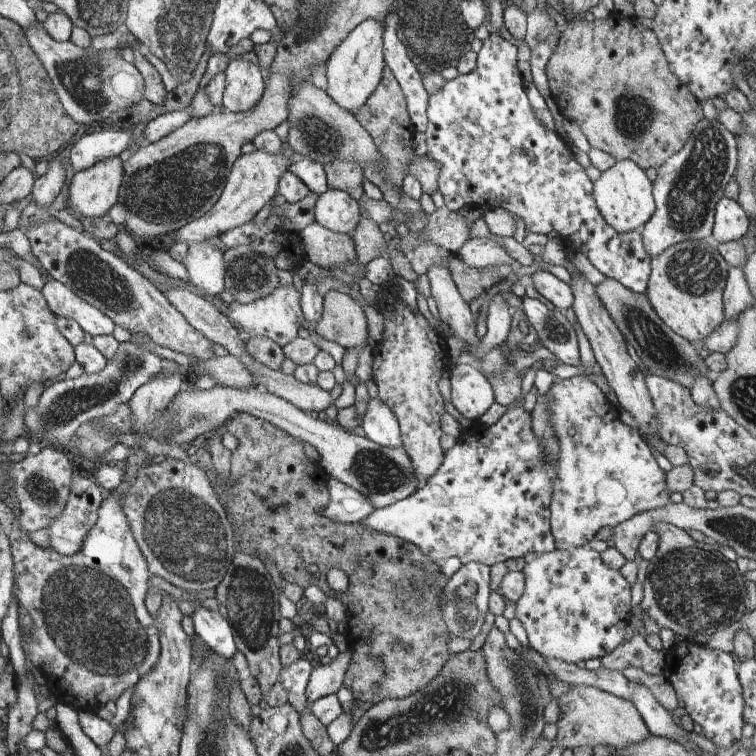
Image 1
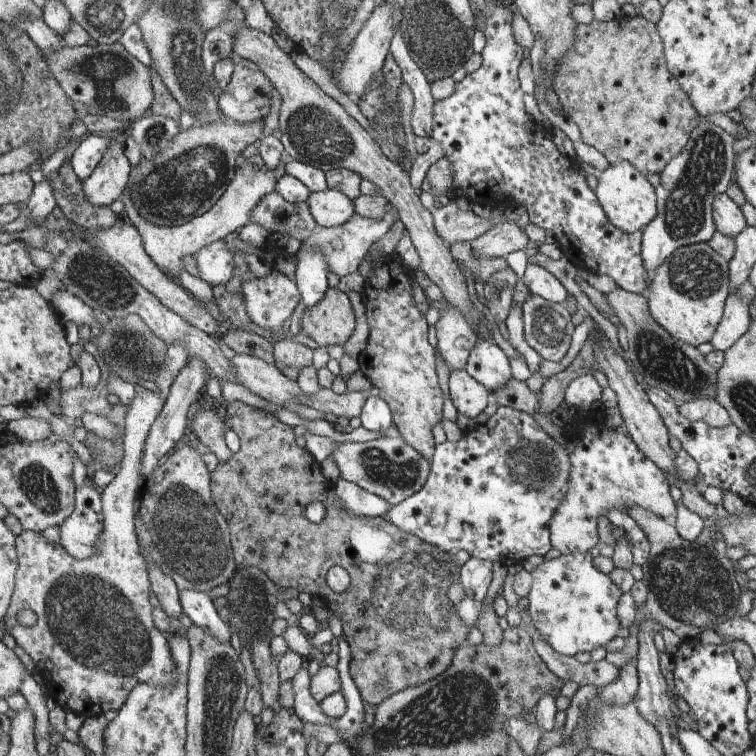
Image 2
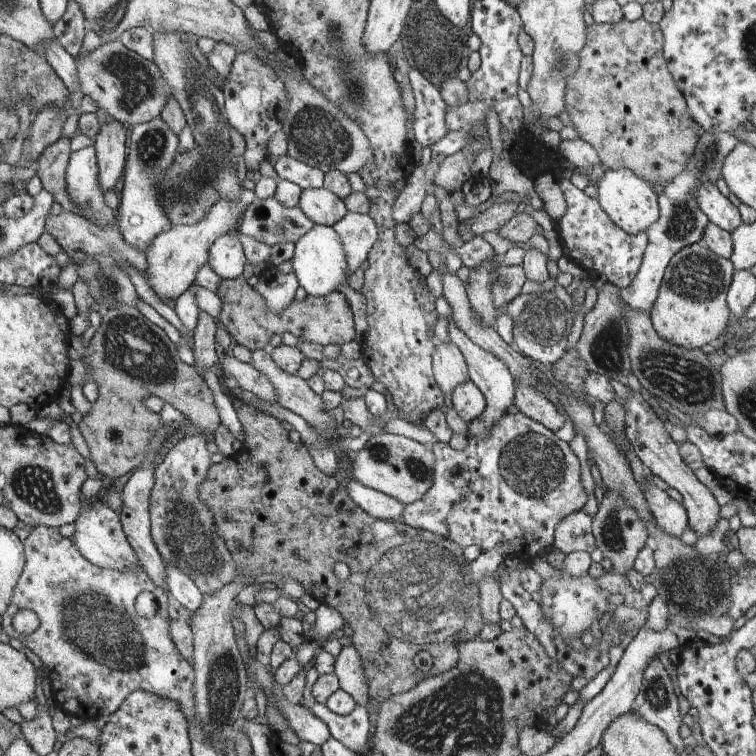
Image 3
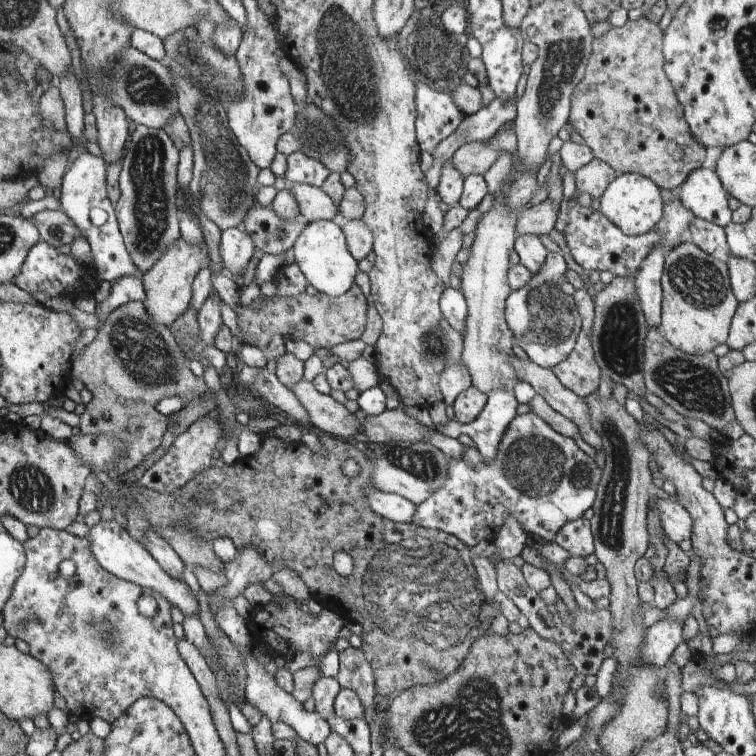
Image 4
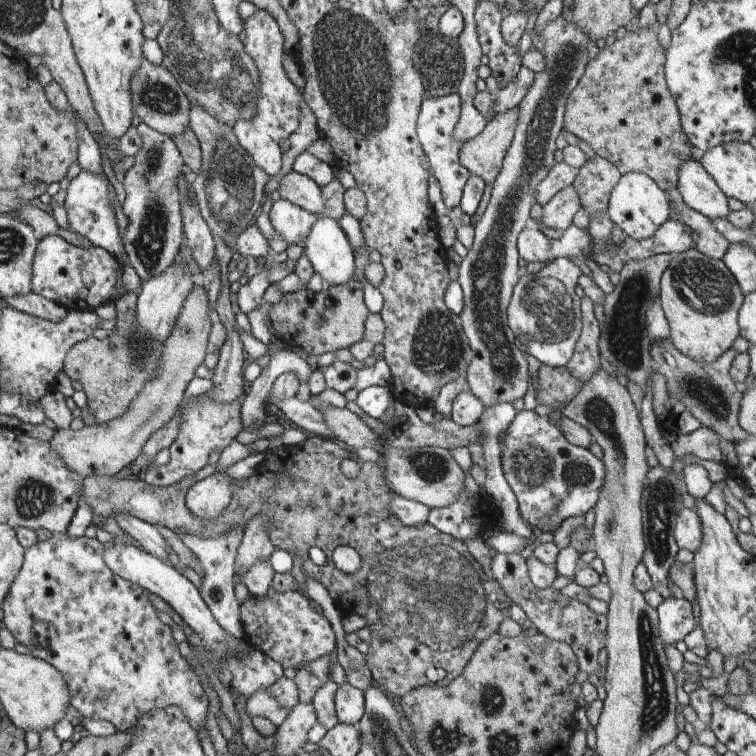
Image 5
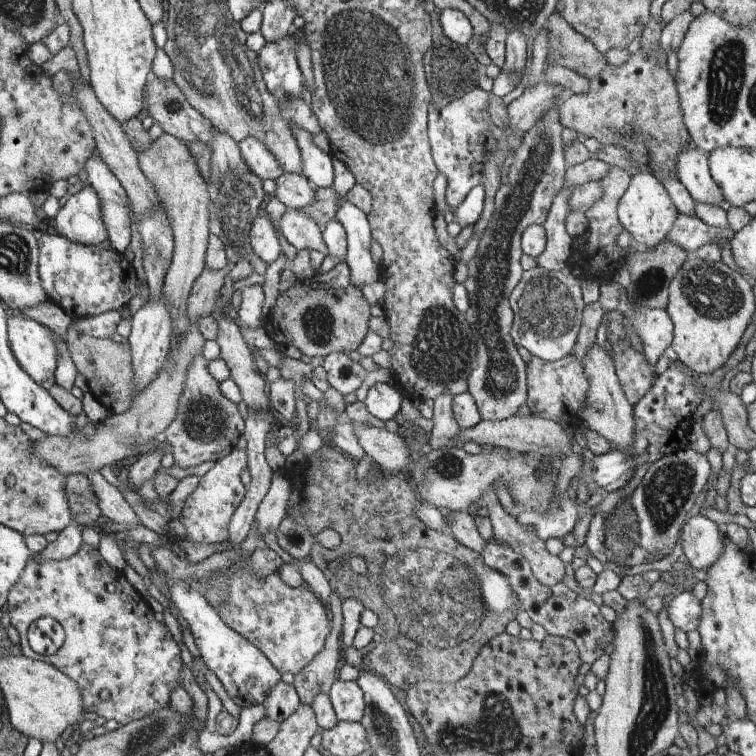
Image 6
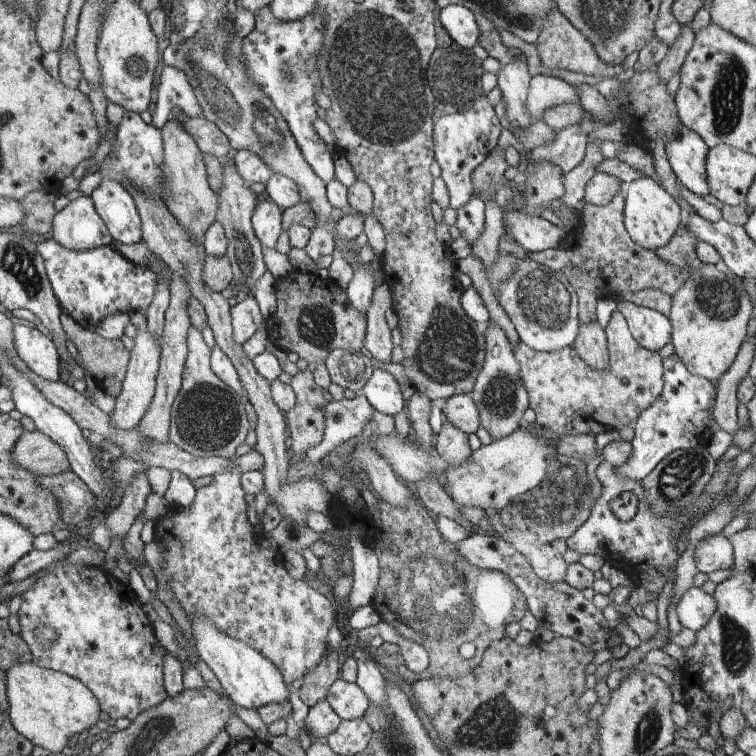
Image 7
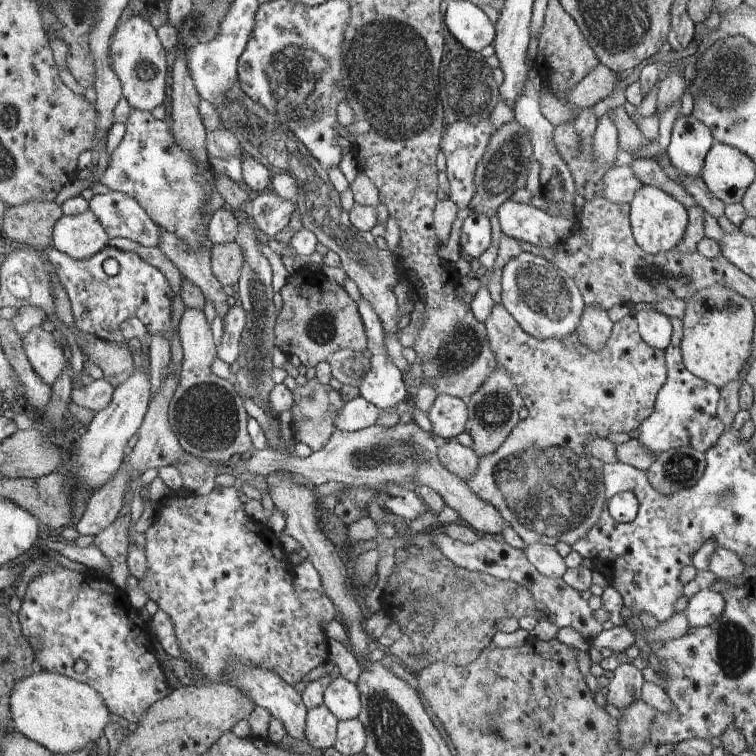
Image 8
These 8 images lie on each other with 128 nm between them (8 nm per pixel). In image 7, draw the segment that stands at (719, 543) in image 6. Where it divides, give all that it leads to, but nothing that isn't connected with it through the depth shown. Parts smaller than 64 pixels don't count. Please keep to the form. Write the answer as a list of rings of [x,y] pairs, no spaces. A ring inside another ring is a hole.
[[[717,534],[698,542],[694,550],[694,560],[702,578],[716,570],[730,570],[735,565],[735,552],[731,542]]]

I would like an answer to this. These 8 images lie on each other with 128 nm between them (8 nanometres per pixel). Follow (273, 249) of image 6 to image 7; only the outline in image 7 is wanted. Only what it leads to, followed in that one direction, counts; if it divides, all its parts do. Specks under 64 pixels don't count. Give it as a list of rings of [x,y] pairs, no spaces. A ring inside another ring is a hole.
[[[265,195],[260,196],[260,200],[254,208],[251,223],[256,238],[264,248],[276,248],[276,241],[282,231],[282,210],[276,202]]]

